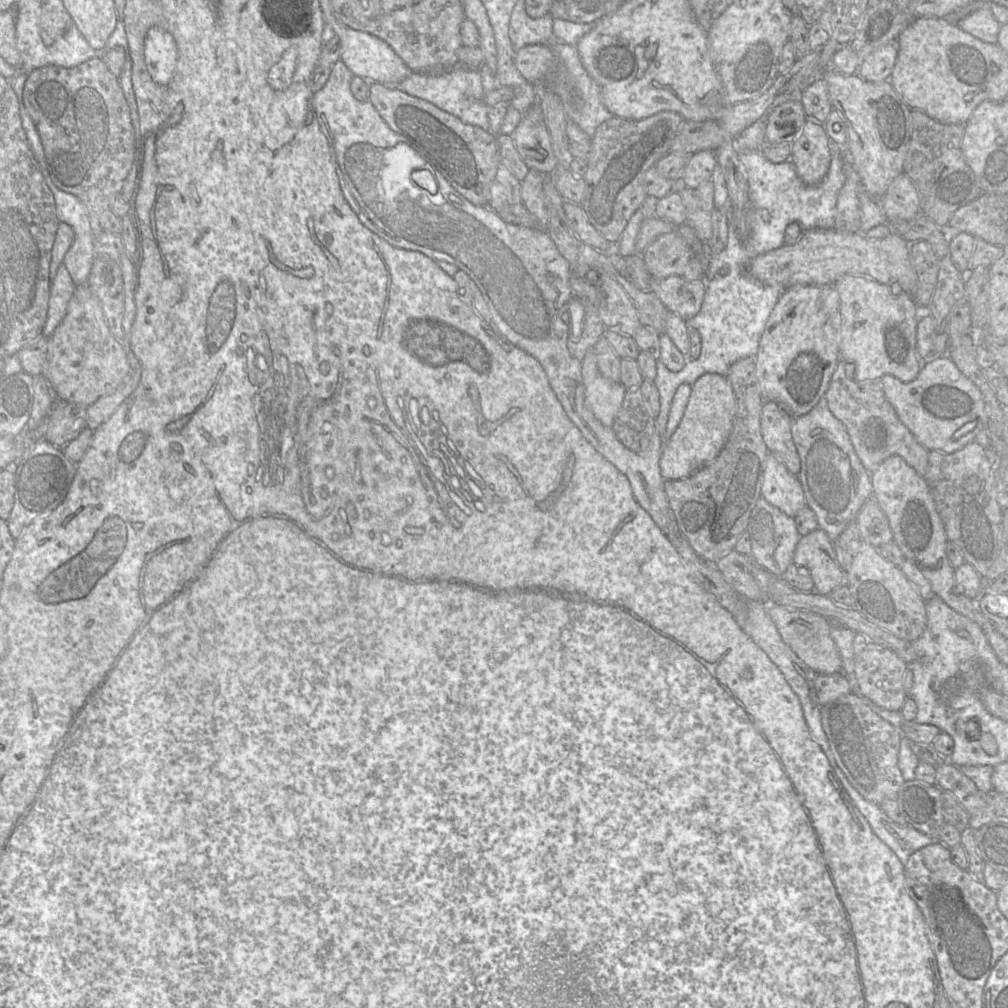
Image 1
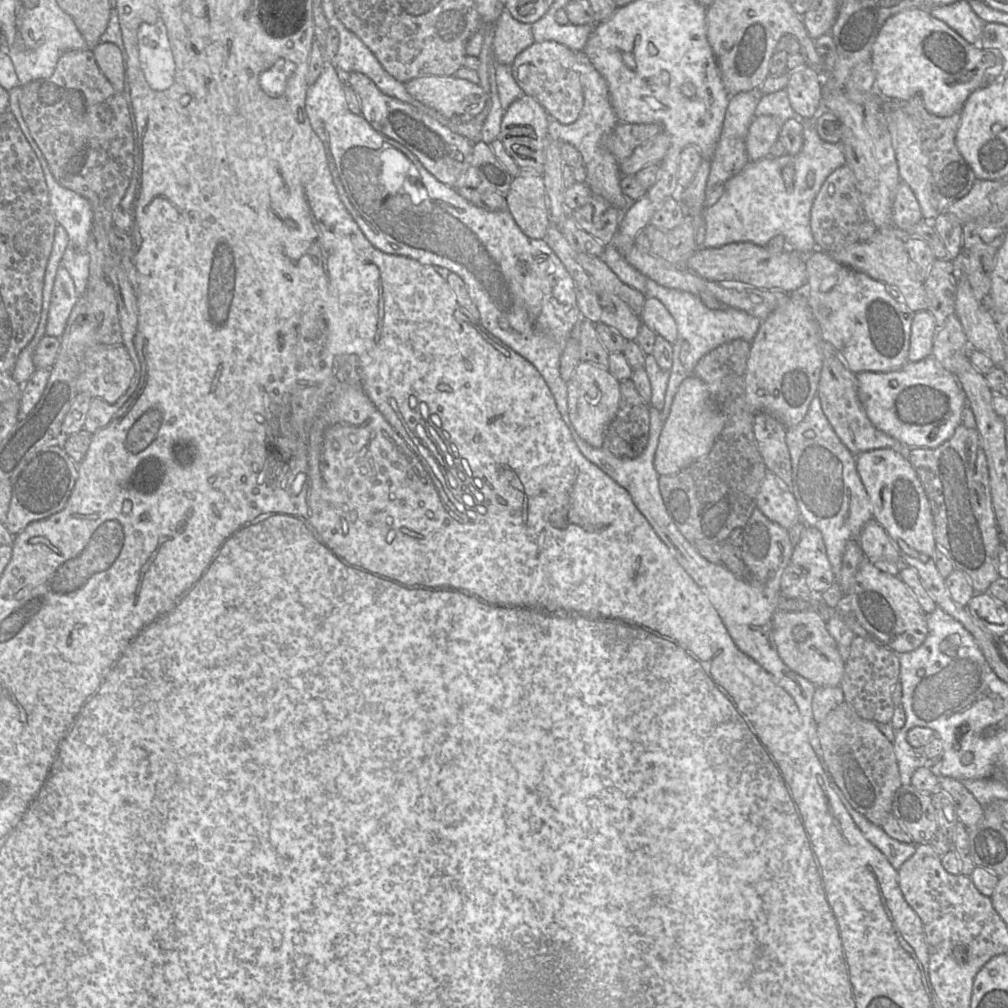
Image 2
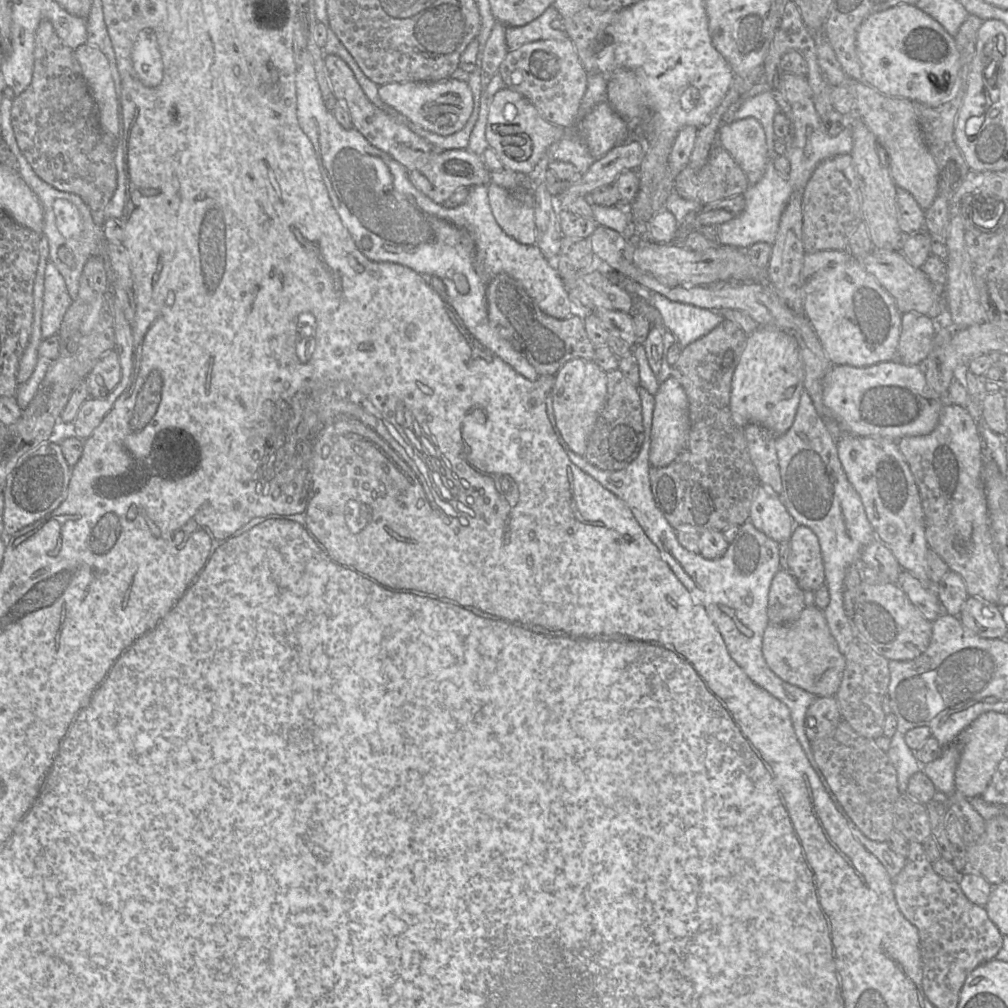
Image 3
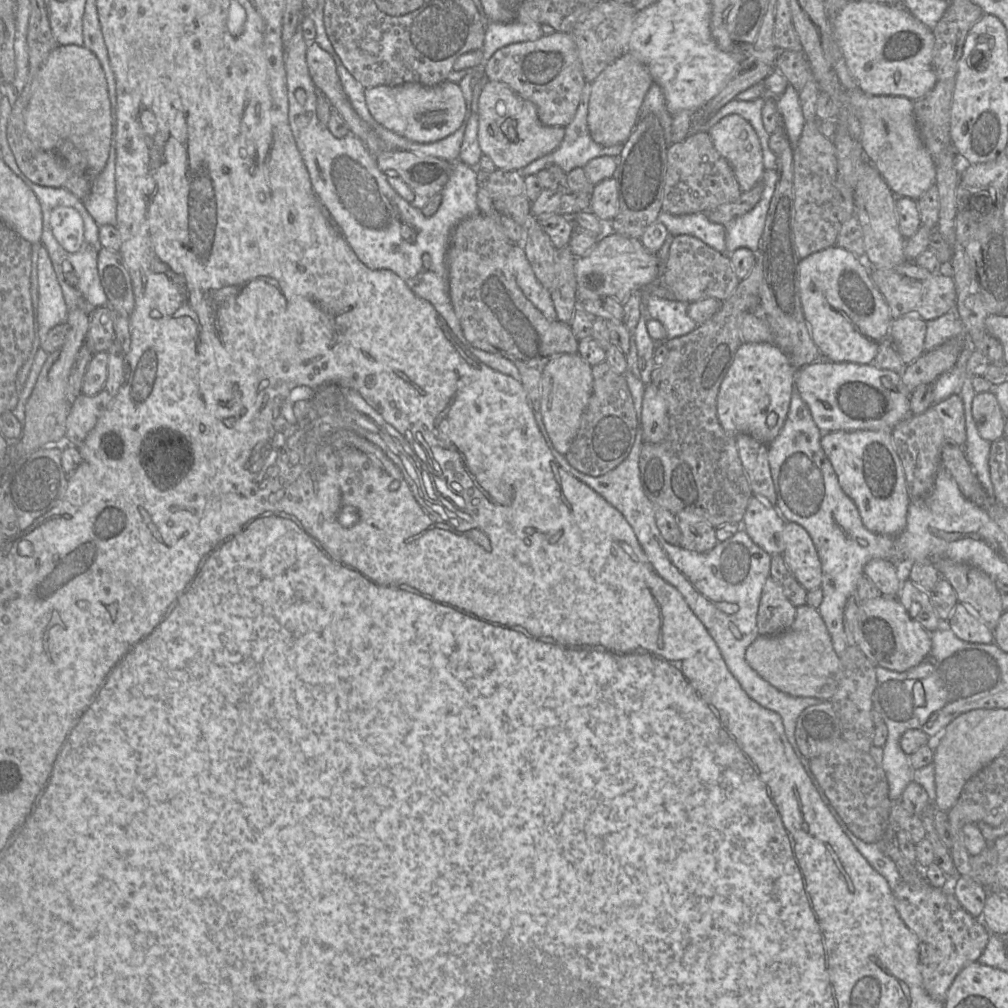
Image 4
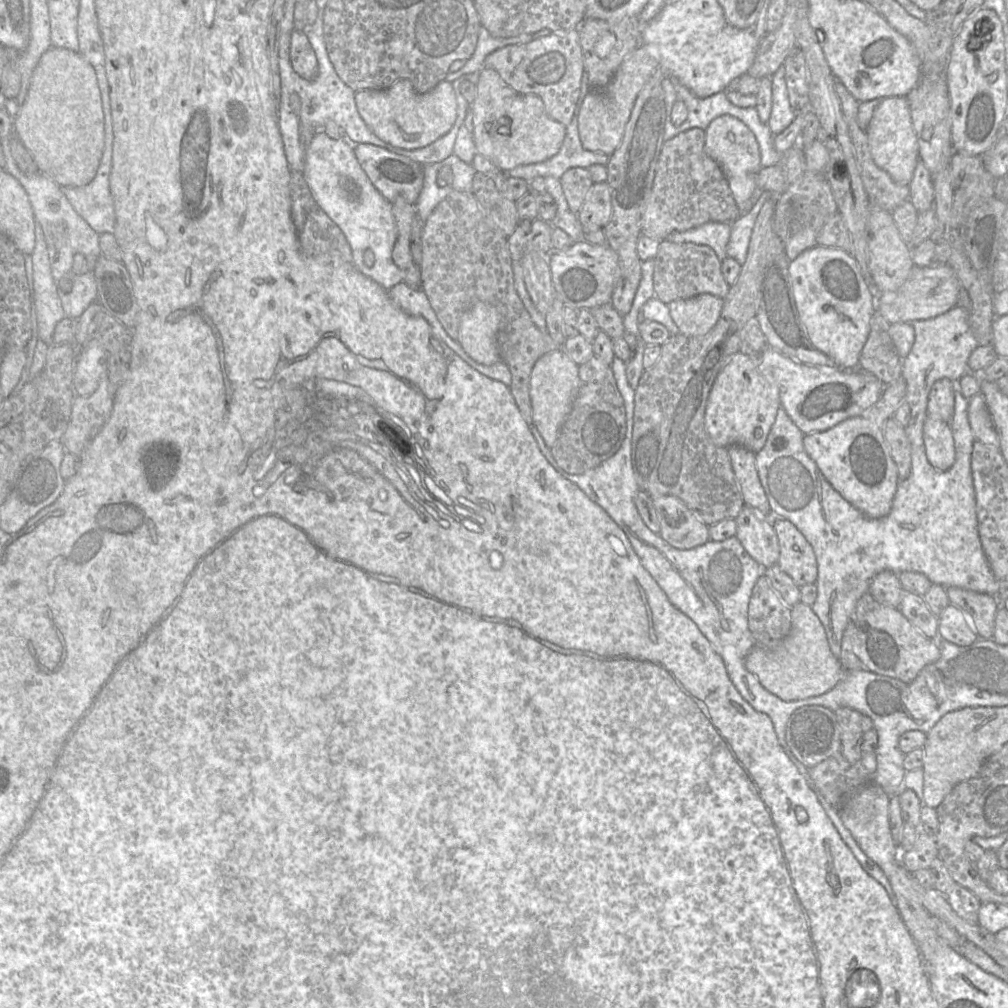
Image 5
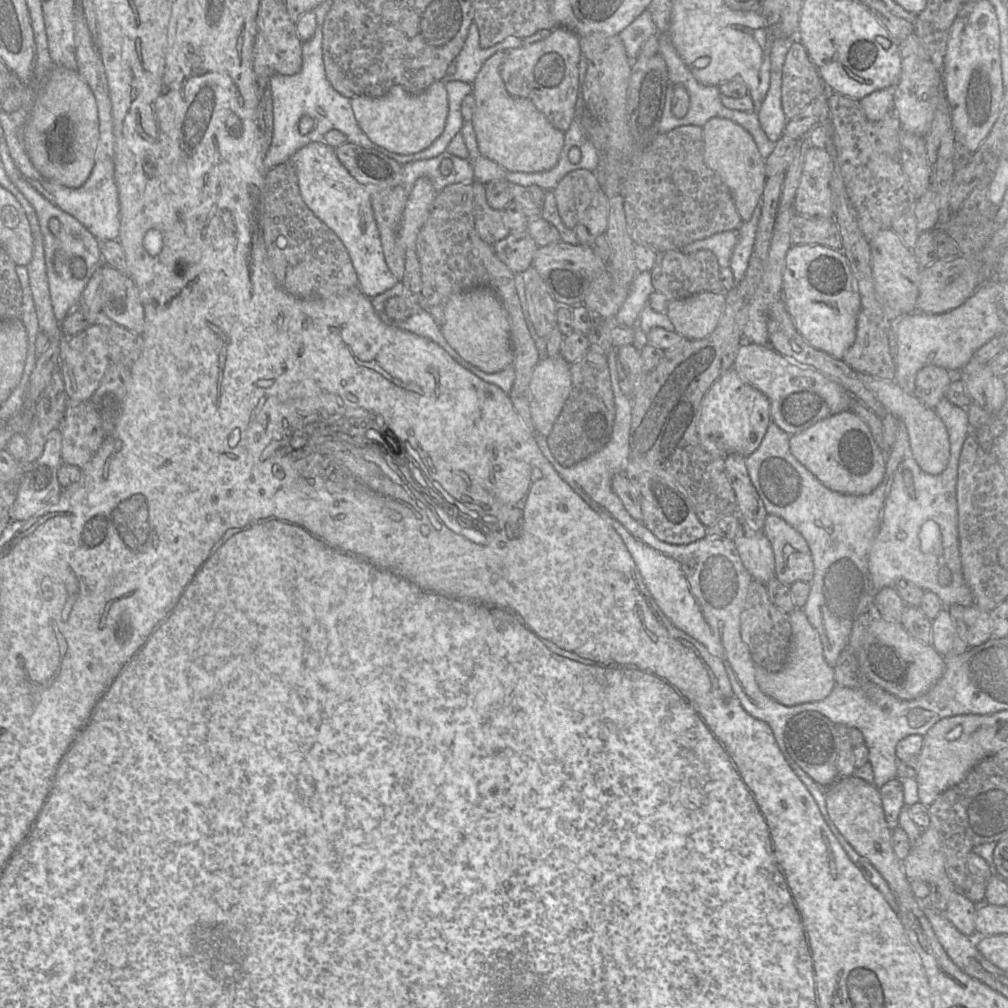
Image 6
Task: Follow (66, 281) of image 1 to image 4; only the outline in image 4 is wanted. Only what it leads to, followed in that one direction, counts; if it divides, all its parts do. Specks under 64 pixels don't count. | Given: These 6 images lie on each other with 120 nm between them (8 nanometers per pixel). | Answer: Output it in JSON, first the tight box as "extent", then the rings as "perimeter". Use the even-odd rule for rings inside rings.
{"extent":[37,245,68,342],"perimeter":[[[44,245],[41,246],[38,252],[37,271],[39,287],[38,332],[40,341],[44,342],[52,328],[65,322],[68,308]]]}

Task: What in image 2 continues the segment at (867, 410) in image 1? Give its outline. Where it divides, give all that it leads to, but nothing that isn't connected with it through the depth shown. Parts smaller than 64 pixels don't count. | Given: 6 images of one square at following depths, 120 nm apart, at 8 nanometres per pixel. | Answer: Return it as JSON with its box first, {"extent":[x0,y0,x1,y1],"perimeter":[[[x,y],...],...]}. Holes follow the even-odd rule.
{"extent":[816,340,911,459],"perimeter":[[[823,340],[822,353],[823,365],[816,396],[819,397],[822,410],[841,442],[854,456],[875,449],[889,448],[908,459],[911,448],[877,429],[869,420],[858,397],[856,376],[848,370],[845,361],[841,358],[837,350]]]}

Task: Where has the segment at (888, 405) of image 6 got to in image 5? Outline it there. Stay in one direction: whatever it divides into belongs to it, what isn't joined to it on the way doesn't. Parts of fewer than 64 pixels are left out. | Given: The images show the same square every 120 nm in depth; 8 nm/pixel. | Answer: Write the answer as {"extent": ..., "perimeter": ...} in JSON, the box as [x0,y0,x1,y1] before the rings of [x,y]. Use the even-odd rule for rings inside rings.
{"extent":[922,415,955,471],"perimeter":[[[927,415],[922,437],[930,465],[939,471],[948,470],[955,461],[955,446],[950,426],[938,418]]]}

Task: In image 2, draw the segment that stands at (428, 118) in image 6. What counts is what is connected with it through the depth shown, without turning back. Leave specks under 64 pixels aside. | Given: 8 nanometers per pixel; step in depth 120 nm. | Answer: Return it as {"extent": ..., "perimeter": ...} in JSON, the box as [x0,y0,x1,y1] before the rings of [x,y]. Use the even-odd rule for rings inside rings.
{"extent":[404,76,488,121],"perimeter":[[[423,76],[404,85],[409,95],[416,101],[436,110],[450,121],[470,121],[481,113],[488,100],[488,94],[480,85],[454,76]]]}

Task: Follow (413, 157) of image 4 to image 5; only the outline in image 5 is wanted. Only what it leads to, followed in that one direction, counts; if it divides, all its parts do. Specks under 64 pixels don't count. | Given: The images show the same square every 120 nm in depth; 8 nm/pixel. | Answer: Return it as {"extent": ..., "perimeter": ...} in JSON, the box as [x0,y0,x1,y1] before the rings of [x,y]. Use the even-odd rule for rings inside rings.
{"extent":[354,144,424,205],"perimeter":[[[354,144],[355,157],[375,188],[391,203],[404,200],[414,205],[418,200],[424,183],[424,165],[419,164],[405,156],[389,152],[371,144]]]}

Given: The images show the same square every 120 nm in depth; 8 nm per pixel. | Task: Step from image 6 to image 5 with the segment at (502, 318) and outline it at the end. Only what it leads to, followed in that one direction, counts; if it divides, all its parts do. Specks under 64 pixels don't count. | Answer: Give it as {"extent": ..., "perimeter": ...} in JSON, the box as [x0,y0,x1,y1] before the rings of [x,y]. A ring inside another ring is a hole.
{"extent":[457,303,501,365],"perimeter":[[[474,303],[461,317],[457,342],[479,364],[493,365],[501,360],[498,334],[501,316],[493,305]]]}

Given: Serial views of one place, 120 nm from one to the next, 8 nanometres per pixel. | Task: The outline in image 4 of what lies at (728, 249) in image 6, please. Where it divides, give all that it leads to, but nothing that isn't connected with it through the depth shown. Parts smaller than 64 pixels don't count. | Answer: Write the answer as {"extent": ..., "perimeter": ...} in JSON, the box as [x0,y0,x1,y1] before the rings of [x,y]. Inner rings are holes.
{"extent":[658,211,727,254],"perimeter":[[[661,211],[658,221],[666,226],[669,235],[688,234],[702,240],[720,253],[727,254],[726,226],[712,222],[705,212],[673,215]]]}

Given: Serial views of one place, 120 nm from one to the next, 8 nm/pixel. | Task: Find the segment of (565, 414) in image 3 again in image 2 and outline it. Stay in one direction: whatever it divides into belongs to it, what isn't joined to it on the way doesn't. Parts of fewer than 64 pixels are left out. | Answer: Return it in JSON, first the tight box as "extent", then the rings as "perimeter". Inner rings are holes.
{"extent":[567,361,620,448],"perimeter":[[[581,361],[567,381],[569,420],[578,436],[594,448],[602,447],[606,430],[615,418],[620,402],[620,381],[608,369]]]}

